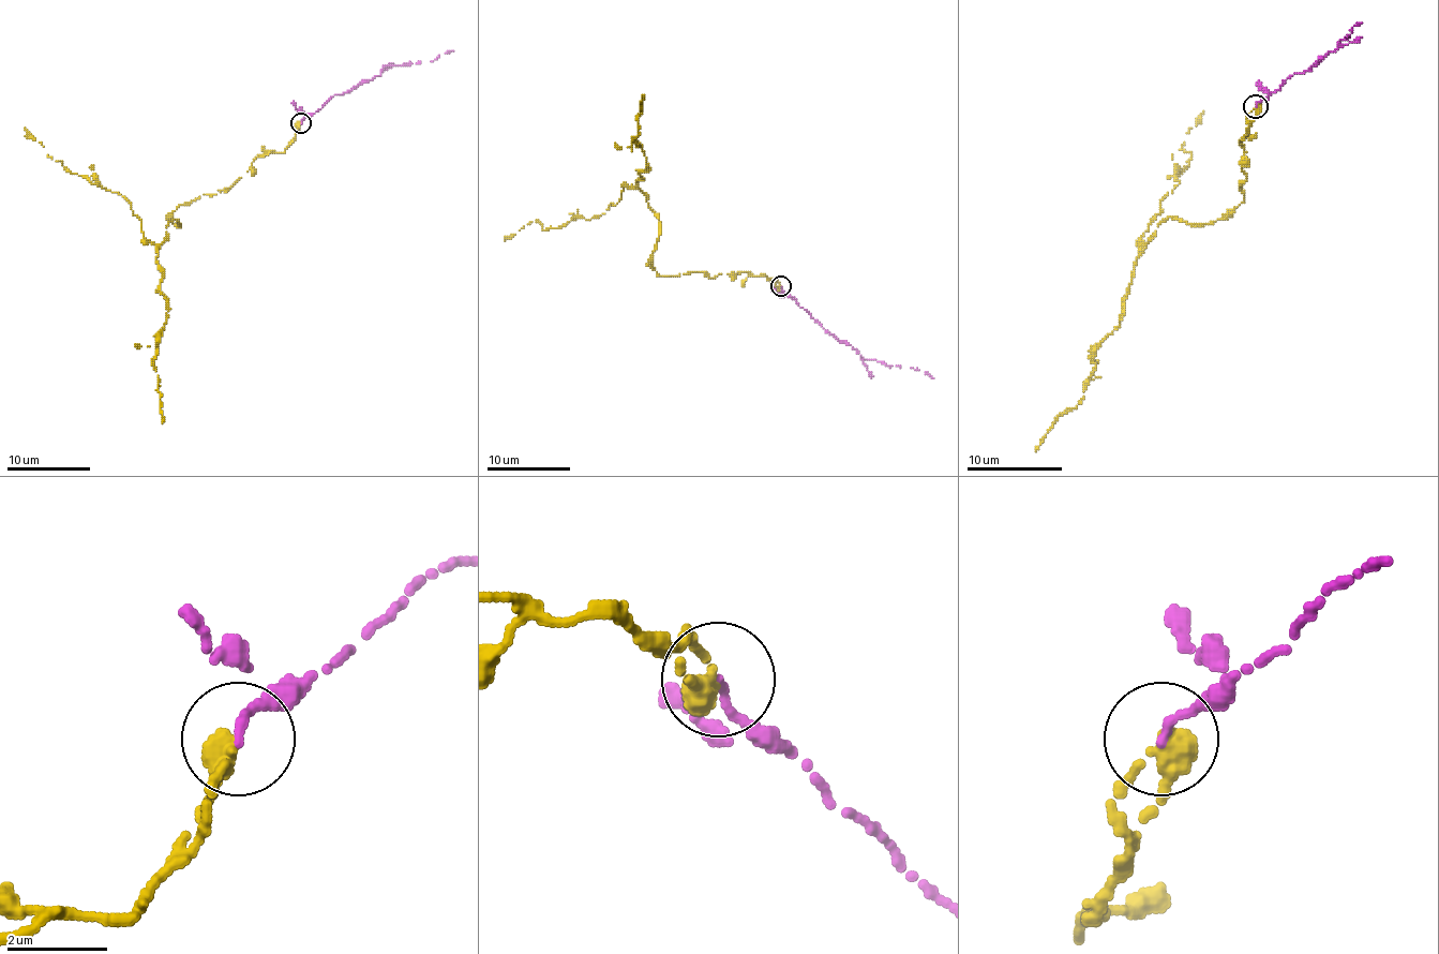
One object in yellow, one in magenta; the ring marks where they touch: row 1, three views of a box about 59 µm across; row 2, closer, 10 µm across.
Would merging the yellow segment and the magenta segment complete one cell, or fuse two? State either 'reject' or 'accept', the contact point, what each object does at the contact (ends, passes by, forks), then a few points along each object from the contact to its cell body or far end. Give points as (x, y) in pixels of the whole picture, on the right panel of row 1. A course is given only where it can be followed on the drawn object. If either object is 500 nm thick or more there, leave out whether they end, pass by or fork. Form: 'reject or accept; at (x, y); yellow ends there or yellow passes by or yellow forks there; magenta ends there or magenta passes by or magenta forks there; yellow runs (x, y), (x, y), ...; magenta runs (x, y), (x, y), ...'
accept; at (1256, 106); yellow runs (1256, 106), (1239, 143), (1244, 199), (1220, 219), (1158, 226), (1083, 399), (1036, 451); magenta runs (1256, 106), (1279, 90), (1294, 73), (1304, 73), (1349, 34), (1352, 28), (1361, 23)

